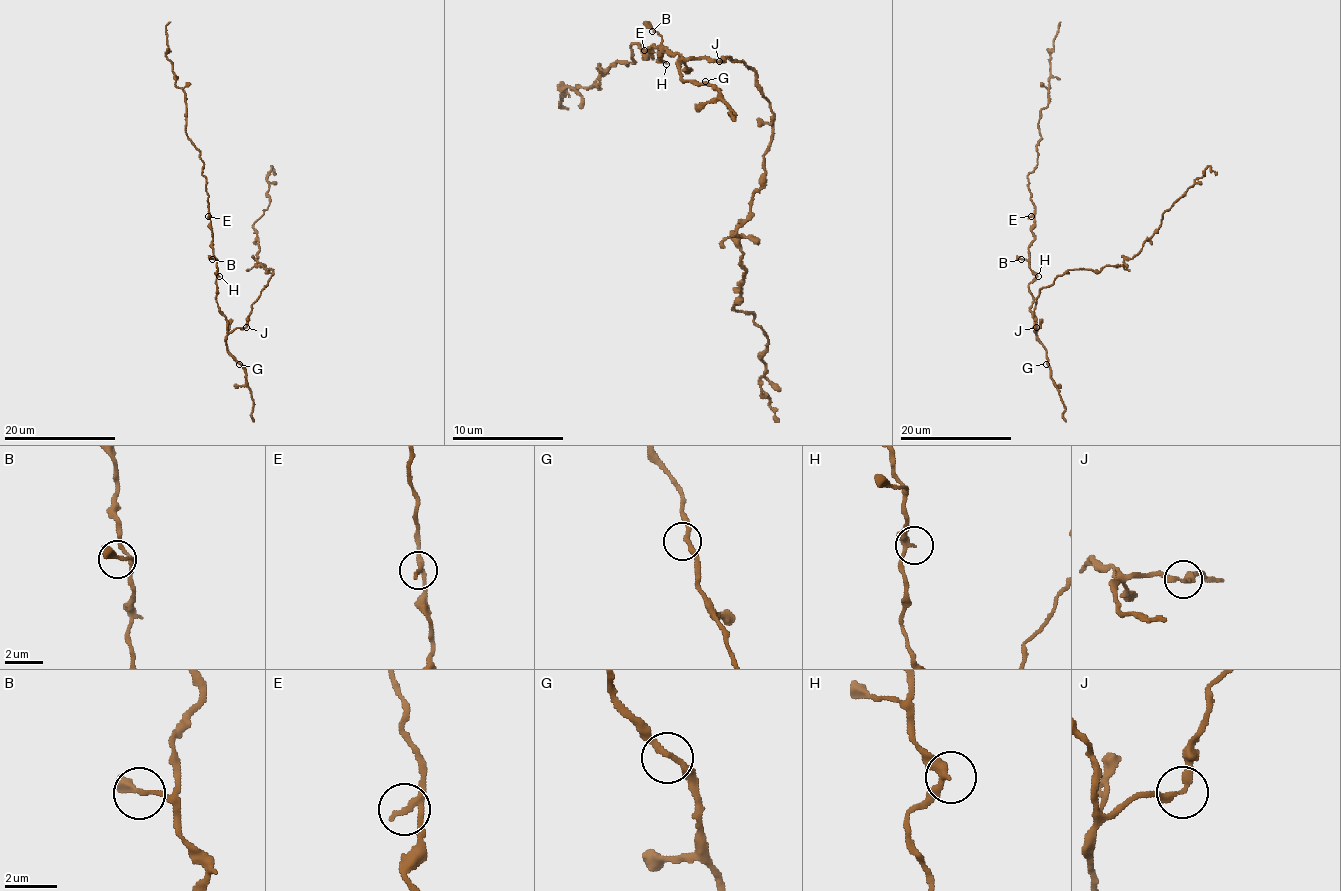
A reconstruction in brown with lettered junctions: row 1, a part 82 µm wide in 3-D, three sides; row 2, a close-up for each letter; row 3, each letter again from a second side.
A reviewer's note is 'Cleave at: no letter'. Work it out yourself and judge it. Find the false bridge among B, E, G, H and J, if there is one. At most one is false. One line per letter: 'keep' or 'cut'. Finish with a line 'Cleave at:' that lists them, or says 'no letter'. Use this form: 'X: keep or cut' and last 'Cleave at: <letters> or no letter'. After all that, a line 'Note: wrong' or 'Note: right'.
B: keep
E: keep
G: keep
H: keep
J: keep
Cleave at: no letter
Note: right

